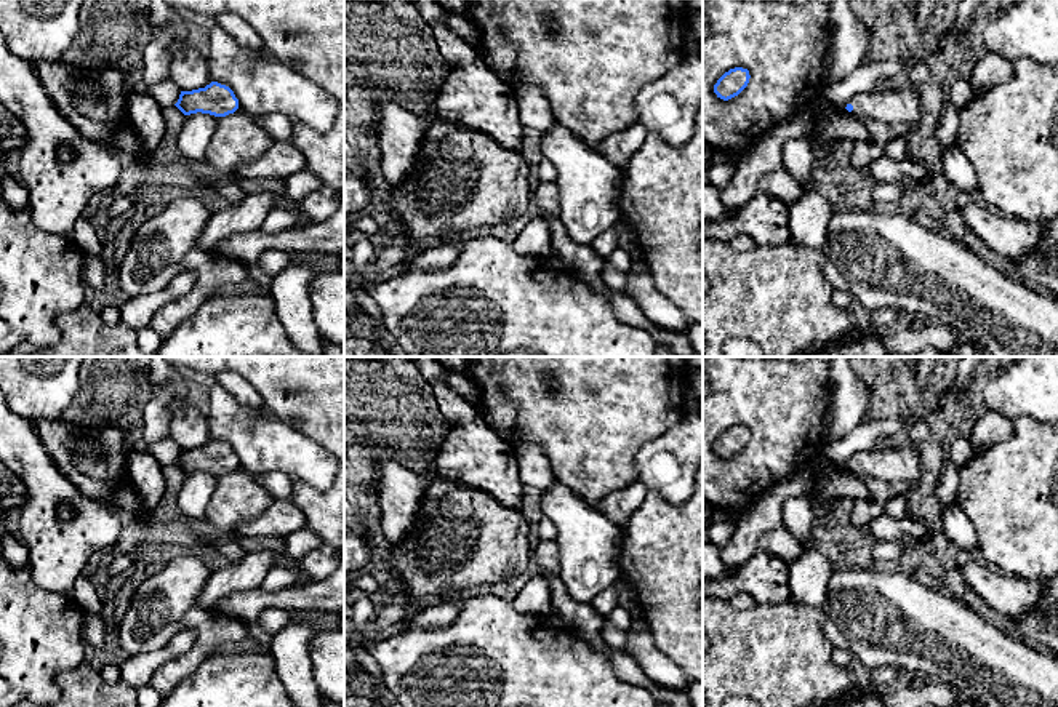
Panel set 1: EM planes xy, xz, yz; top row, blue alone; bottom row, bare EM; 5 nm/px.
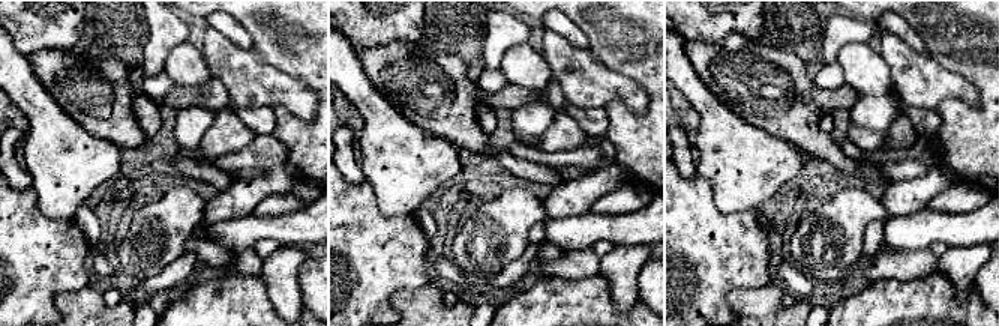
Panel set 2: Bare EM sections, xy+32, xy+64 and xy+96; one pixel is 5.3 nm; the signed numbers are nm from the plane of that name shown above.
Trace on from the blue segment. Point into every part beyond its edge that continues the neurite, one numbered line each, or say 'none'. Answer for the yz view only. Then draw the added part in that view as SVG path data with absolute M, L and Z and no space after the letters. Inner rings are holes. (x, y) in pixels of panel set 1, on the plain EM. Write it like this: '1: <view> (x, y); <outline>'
1: yz (890, 471); M911 441L858 451L847 462L853 464L850 472L866 485L871 494L869 501L855 499L850 515L850 525L863 533L884 513L892 497L909 493L922 477L920 449Z

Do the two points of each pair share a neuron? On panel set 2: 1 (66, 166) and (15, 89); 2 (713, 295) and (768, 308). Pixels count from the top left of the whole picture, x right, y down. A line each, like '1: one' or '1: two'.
1: one
2: two

